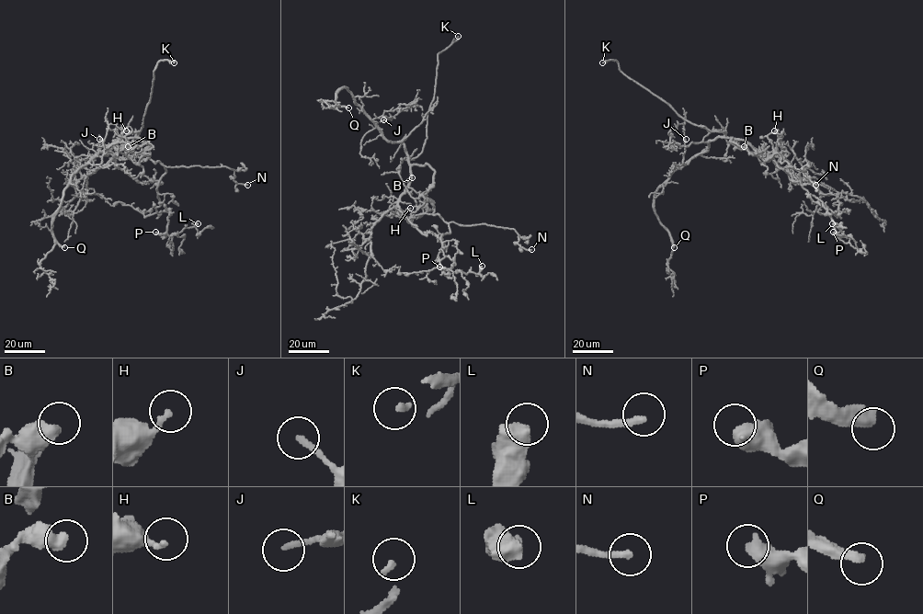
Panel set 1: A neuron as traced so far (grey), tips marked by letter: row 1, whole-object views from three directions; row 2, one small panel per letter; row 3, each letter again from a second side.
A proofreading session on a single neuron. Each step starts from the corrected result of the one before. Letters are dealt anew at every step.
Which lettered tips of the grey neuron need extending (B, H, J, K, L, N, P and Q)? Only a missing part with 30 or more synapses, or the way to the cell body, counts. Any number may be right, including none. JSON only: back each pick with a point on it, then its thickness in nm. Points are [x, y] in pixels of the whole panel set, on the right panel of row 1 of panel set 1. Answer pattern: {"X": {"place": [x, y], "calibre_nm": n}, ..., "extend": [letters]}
{"J": {"place": [686, 139], "calibre_nm": 200}, "K": {"place": [602, 62], "calibre_nm": 170}, "N": {"place": [815, 185], "calibre_nm": 260}, "Q": {"place": [674, 247], "calibre_nm": 420}, "extend": ["J", "K", "N", "Q"]}

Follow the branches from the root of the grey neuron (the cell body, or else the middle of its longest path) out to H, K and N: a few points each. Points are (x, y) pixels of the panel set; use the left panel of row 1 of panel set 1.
H: (131, 138), (150, 144), (136, 163), (128, 152), (121, 157), (116, 153), (126, 130)
K: (131, 138), (125, 136), (139, 131), (142, 126), (156, 64), (165, 60), (174, 62)
N: (131, 138), (150, 144), (142, 161), (150, 153), (167, 166), (227, 166), (233, 180), (247, 185)

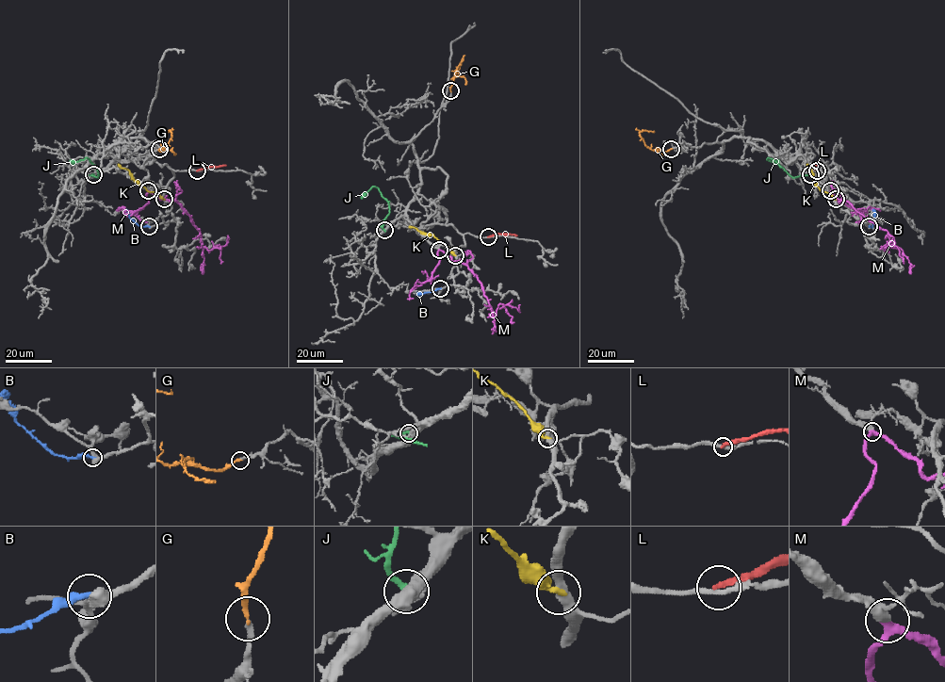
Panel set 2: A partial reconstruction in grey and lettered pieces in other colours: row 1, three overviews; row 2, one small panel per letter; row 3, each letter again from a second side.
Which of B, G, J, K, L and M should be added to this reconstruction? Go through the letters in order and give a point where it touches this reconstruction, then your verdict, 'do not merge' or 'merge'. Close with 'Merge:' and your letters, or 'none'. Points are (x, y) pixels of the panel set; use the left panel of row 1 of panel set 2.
B: (149, 226) | do not merge
G: (159, 149) | merge
J: (93, 174) | do not merge
K: (164, 199) | do not merge
L: (197, 170) | do not merge
M: (148, 190) | merge
Merge: G, M

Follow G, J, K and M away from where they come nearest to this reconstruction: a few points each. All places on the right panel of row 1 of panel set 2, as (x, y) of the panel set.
G: (672, 149), (666, 151), (648, 147), (640, 133), (654, 131)
J: (810, 174), (791, 177), (775, 161), (767, 159), (779, 161)
K: (836, 199), (815, 185), (811, 170), (806, 164)
M: (830, 190), (887, 231), (897, 246), (884, 250), (896, 246), (904, 263)

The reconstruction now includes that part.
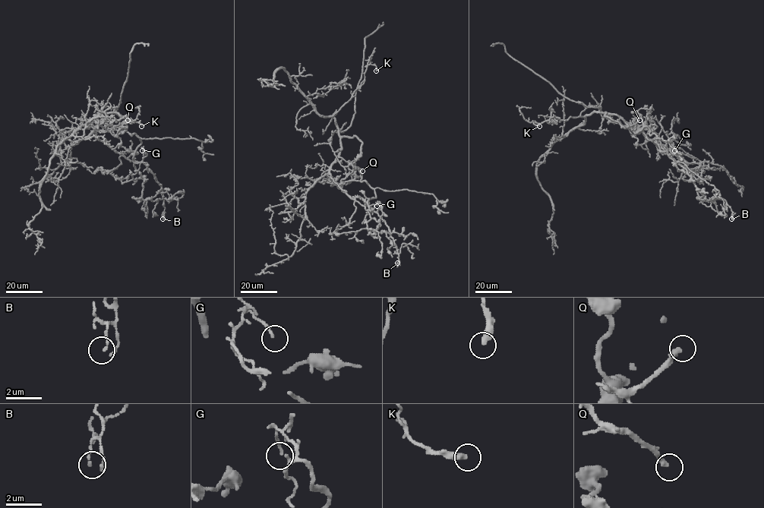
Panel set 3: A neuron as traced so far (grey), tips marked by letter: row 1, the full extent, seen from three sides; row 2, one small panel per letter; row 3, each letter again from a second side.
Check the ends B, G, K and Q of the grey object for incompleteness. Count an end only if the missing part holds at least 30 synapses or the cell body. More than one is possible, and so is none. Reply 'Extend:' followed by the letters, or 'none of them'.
Extend: Q

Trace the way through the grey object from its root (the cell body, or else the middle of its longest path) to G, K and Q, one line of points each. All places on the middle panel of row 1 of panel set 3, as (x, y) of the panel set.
G: (345, 137), (340, 139), (331, 178), (366, 209), (377, 212), (382, 205), (378, 201), (377, 206)
K: (345, 137), (339, 134), (333, 115), (361, 85), (364, 79), (367, 65), (374, 64), (376, 70)
Q: (345, 137), (340, 139), (339, 156), (351, 162), (362, 171)

